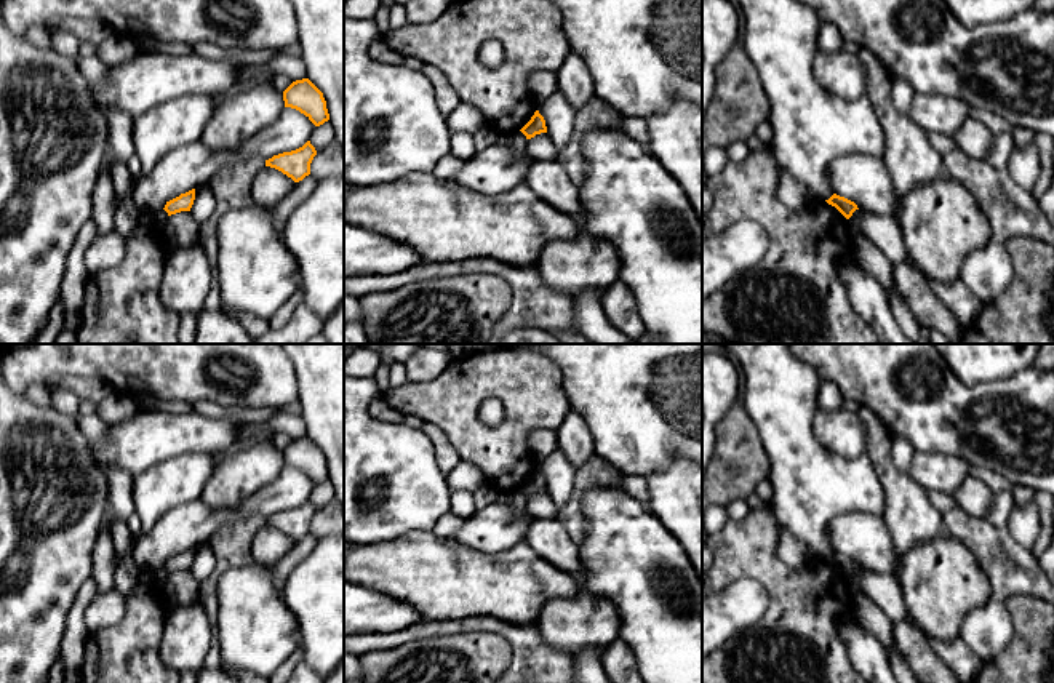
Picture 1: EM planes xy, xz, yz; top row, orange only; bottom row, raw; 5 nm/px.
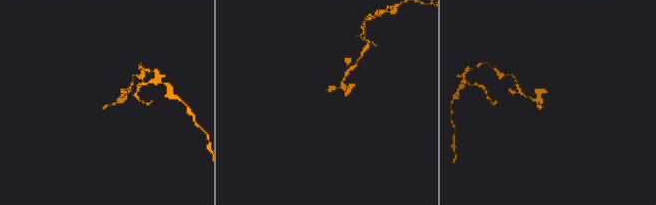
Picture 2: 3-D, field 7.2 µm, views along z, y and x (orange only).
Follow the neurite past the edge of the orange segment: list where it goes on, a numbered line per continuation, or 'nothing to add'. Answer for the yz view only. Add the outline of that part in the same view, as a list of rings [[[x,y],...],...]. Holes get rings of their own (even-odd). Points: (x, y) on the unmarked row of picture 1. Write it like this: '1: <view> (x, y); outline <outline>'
nothing to add

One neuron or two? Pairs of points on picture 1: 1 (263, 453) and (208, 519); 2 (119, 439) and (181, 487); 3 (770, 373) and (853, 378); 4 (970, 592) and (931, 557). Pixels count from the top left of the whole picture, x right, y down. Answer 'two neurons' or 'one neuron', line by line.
1: two neurons
2: two neurons
3: two neurons
4: one neuron

